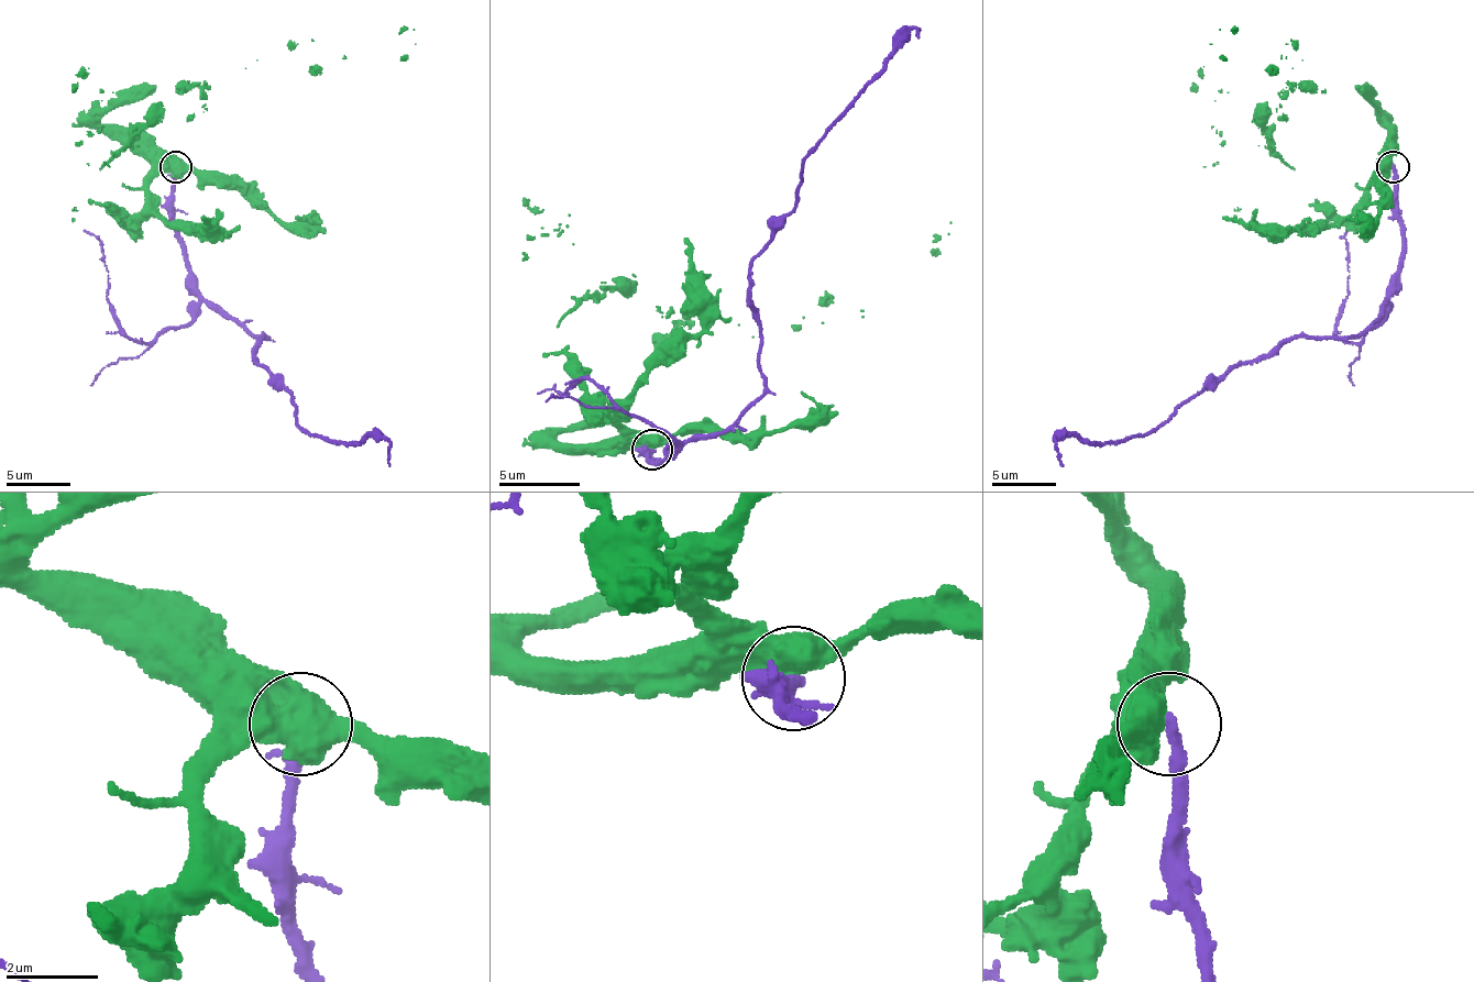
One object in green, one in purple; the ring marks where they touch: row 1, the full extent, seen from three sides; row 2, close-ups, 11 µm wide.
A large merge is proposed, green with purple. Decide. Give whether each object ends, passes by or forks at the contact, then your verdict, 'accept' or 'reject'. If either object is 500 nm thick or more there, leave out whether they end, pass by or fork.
reject

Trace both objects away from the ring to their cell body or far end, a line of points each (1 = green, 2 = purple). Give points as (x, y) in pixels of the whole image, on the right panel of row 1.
1: (1390, 166), (1390, 127), (1354, 88), (1312, 91), (1294, 85), (1302, 59), (1290, 40), (1280, 59), (1209, 43)
2: (1394, 166), (1400, 283), (1364, 331), (1290, 338), (1189, 396), (1144, 434), (1102, 444), (1060, 438), (1064, 466)

